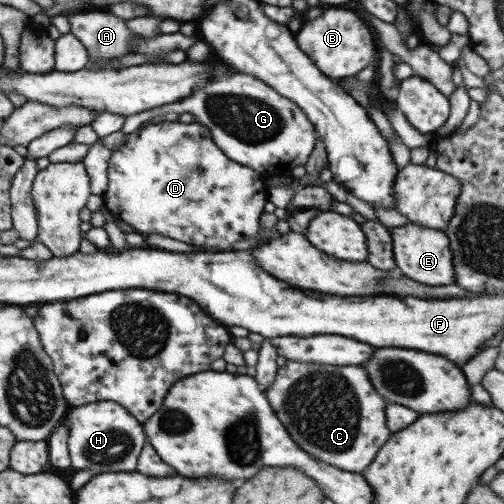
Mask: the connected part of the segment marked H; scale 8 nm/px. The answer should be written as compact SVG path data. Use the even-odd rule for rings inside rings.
M102 400L70 407L63 422L70 431L69 455L71 466L76 470L90 470L93 476L136 470L137 458L146 443L146 437L143 426L124 406L112 400Z

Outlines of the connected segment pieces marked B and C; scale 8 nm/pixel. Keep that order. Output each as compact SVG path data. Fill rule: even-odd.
M328 8L322 16L303 22L302 30L295 36L300 50L304 50L308 57L314 60L316 66L333 80L345 79L355 76L358 72L368 67L372 59L376 56L376 36L372 36L374 30L364 24L364 18L356 16L354 12L348 10L338 10L338 8Z
M288 359L264 395L302 450L346 472L362 474L392 434L385 417L388 402L376 392L362 366L328 366Z

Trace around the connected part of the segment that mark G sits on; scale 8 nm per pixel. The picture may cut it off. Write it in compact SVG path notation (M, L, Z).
M222 63L214 64L214 70L210 70L208 84L196 90L192 96L127 116L118 132L126 136L154 116L168 112L194 114L196 122L204 126L205 131L211 135L227 158L253 168L265 176L290 175L296 167L308 163L316 147L315 126L296 103L270 88L262 80L234 72Z

